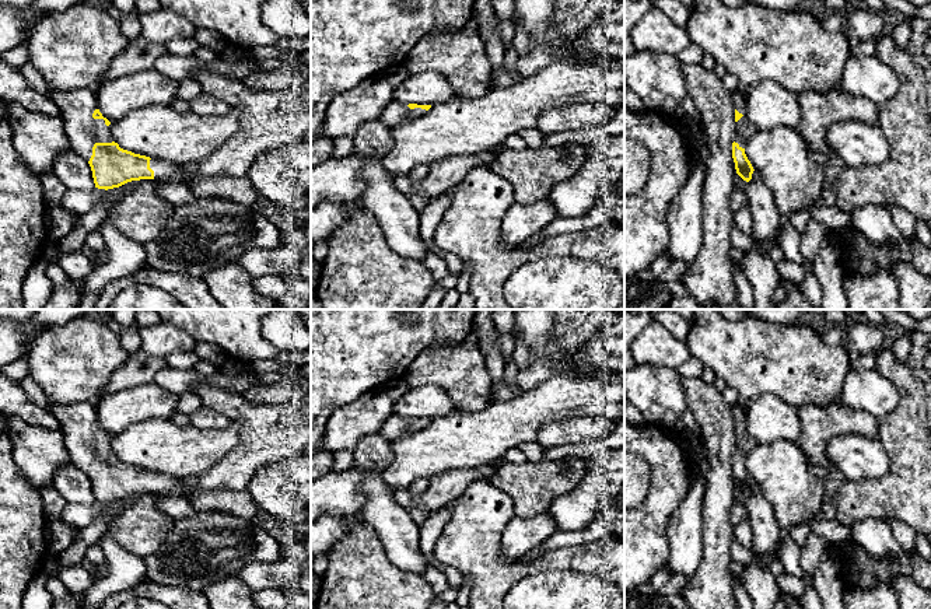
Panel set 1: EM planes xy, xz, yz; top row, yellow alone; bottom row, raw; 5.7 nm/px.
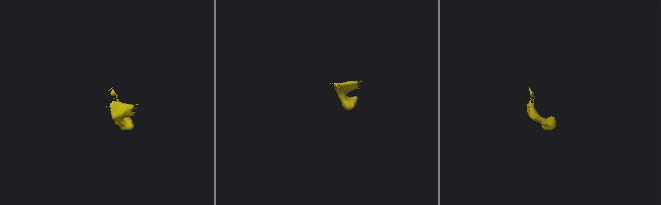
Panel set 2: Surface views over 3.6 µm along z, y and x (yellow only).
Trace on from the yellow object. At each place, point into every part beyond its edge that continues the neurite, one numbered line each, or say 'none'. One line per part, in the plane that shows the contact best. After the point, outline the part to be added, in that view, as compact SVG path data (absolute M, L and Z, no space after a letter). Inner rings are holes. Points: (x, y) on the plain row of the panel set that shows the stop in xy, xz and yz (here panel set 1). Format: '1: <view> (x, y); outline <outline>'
1: xy (76, 420); outline M50 402L50 413L59 420L71 462L90 475L95 456L112 456L109 440L104 433L94 433L97 413L92 402L60 405Z
2: xy (163, 483); outline M150 473L150 482L154 484L154 493L167 496L181 483L181 479L161 473Z

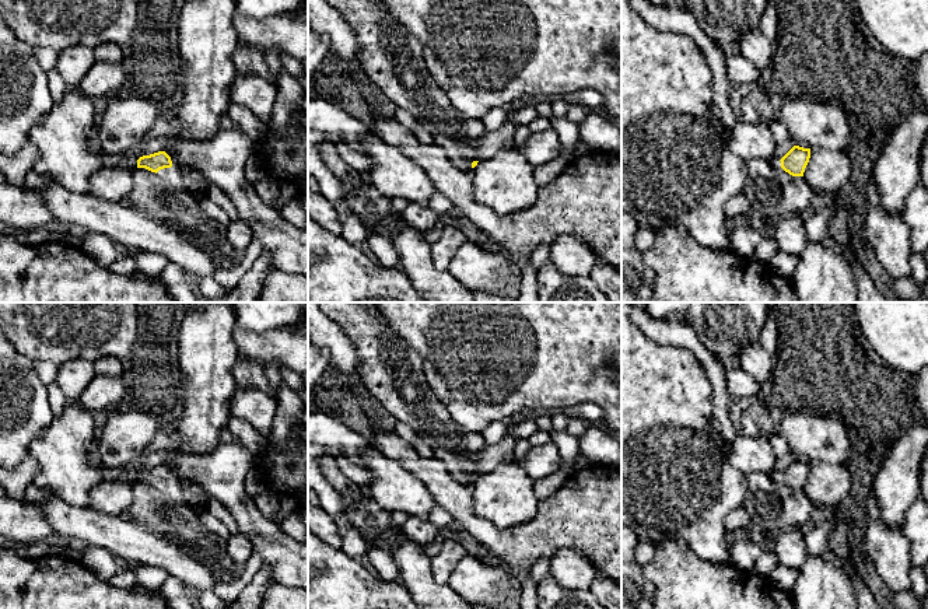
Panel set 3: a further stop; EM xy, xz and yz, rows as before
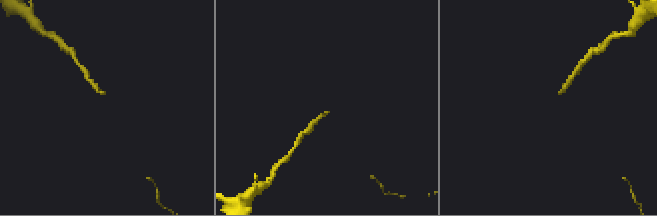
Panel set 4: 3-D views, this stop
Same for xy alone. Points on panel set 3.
1: xy (170, 487); outline M164 482L164 483L160 483L157 486L161 491L164 493L169 493L172 494L175 498L178 498L179 501L182 501L182 496L181 493L178 491L176 486L174 484L174 482Z

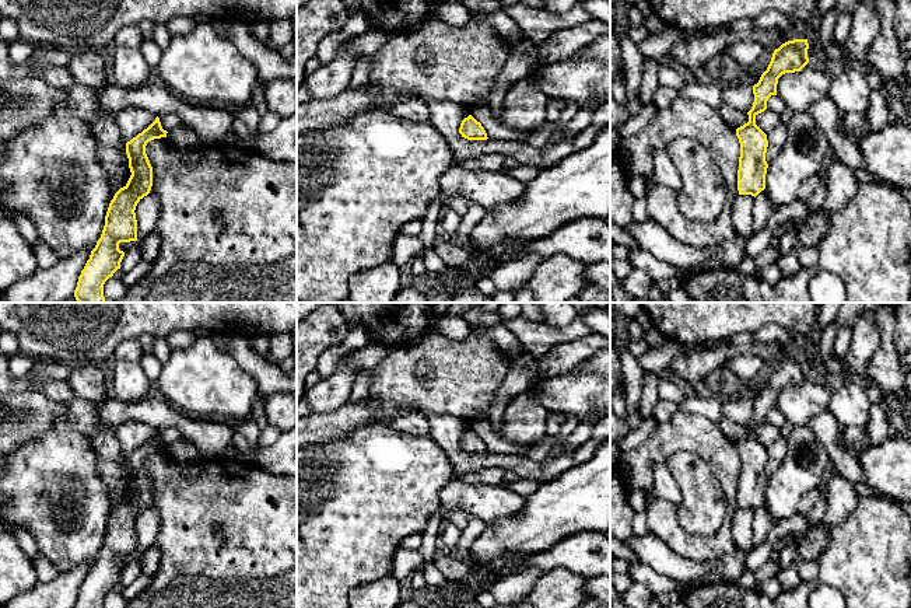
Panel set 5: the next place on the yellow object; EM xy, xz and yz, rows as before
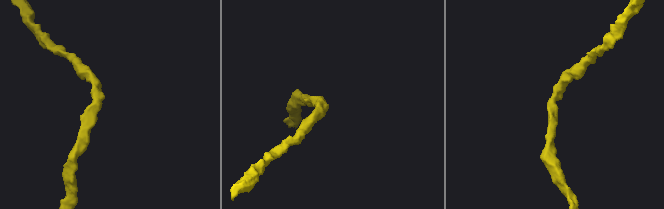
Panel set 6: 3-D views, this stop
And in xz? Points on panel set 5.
none

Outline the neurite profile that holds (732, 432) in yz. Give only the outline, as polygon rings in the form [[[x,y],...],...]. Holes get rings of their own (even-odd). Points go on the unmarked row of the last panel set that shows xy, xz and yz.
[[[722,417],[719,424],[725,437],[735,444],[749,436],[747,426],[736,424],[726,417]]]

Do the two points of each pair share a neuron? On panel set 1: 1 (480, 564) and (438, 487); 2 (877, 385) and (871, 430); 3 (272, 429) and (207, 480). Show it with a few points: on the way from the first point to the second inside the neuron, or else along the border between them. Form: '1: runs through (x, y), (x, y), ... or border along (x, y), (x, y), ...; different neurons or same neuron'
1: border along (486, 480), (473, 480), (458, 499); different neurons
2: border along (842, 403), (850, 409), (871, 413), (877, 419); different neurons
3: runs through (256, 444), (223, 475); same neuron

